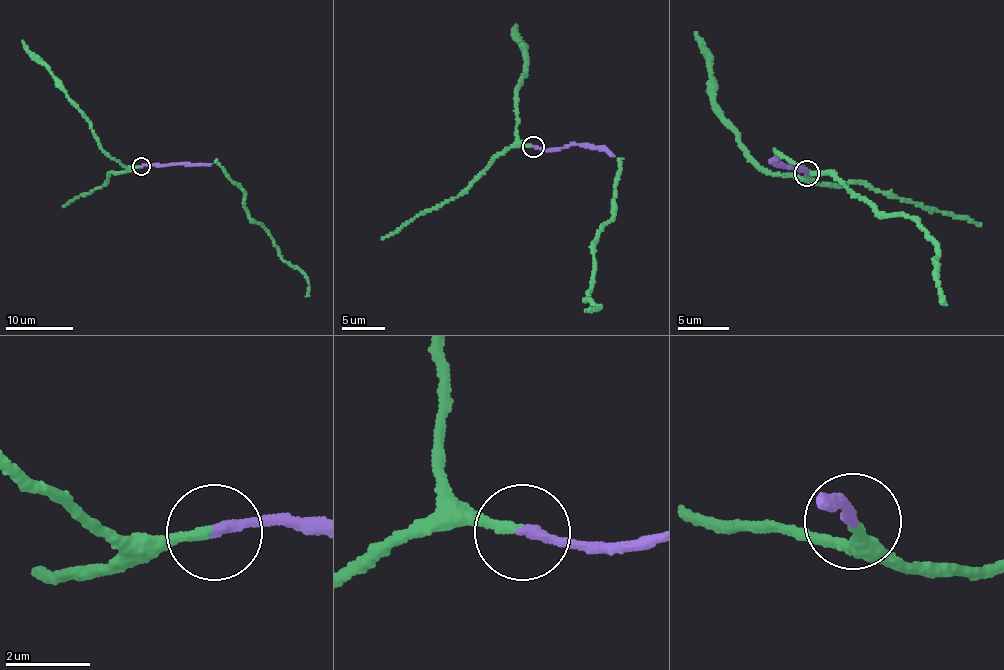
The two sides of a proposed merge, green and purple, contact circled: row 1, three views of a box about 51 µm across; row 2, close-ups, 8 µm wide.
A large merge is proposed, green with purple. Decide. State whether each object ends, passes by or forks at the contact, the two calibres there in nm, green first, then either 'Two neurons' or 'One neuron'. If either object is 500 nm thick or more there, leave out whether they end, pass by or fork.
At the ring green ends. At the ring purple ends. Thickness 200 nm (green) against 240 nm. One neuron

